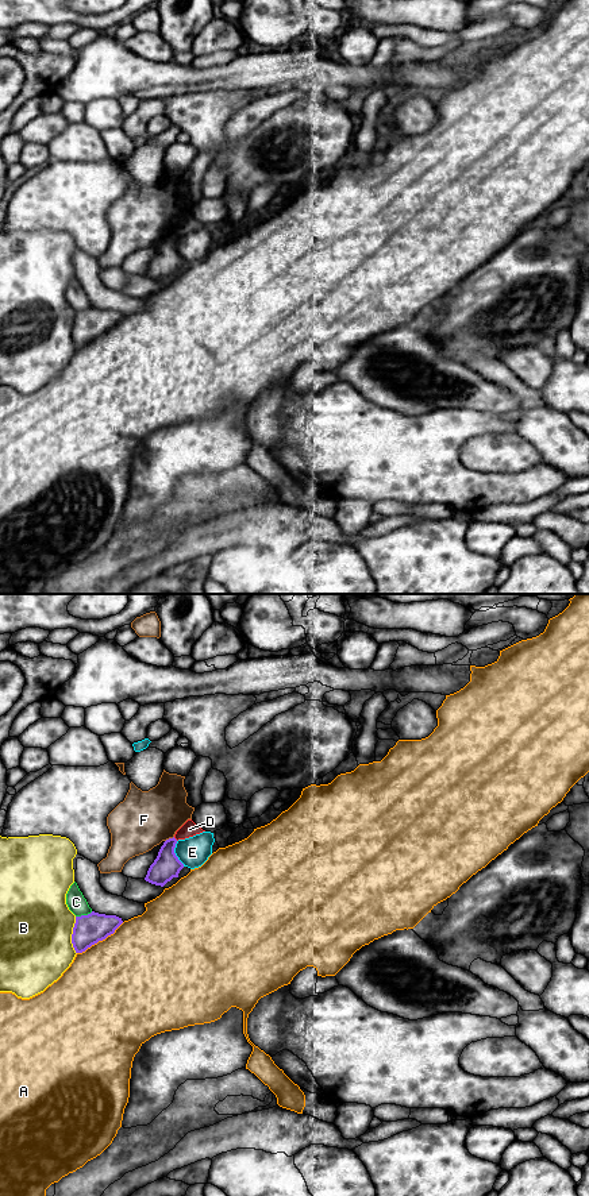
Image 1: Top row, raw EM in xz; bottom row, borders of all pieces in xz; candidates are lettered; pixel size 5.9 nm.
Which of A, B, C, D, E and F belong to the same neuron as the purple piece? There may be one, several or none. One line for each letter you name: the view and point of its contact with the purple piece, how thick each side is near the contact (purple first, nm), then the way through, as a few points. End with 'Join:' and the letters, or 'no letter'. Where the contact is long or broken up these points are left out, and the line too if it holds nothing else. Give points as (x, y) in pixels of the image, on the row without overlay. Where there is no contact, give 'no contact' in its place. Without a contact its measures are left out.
Join: no letter

